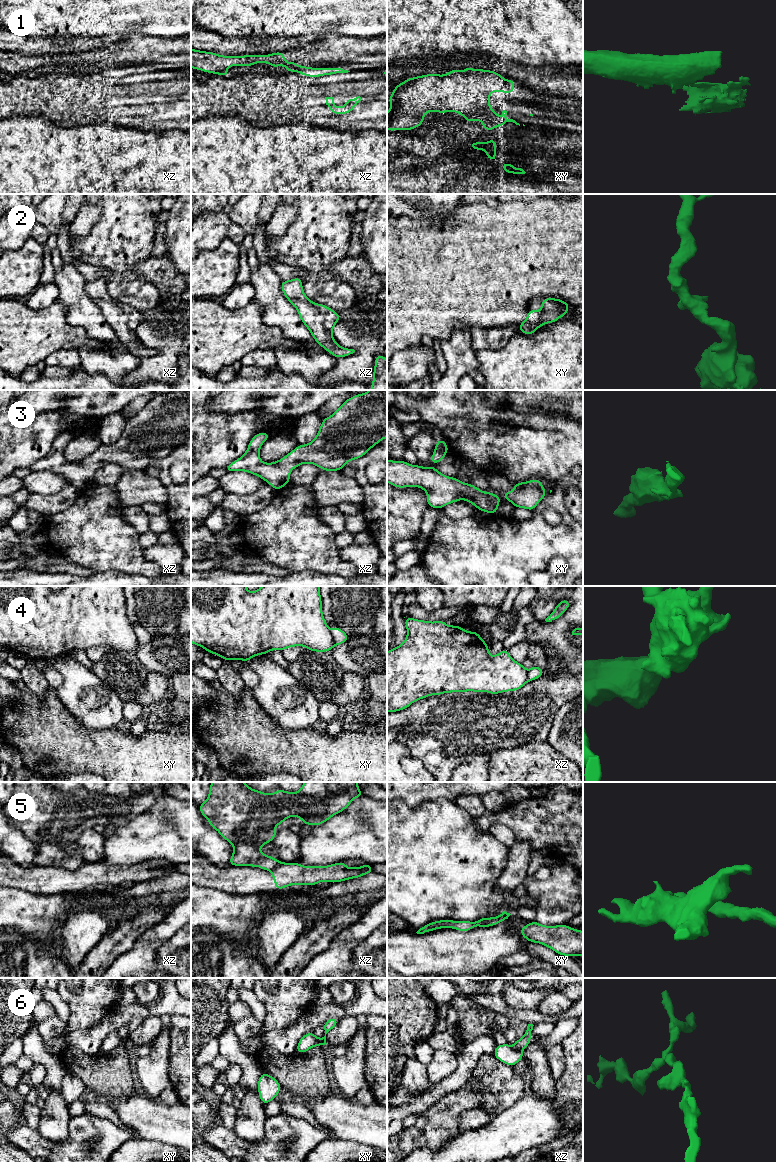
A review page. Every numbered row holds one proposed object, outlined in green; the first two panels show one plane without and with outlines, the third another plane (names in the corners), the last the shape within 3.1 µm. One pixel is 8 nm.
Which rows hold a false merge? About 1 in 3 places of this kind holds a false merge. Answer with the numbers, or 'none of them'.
1, 4, 5, 6

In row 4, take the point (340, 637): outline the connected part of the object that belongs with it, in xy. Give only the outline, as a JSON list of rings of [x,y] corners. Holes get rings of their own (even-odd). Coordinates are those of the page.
[[[336,626],[330,632],[334,638],[335,645],[341,645],[341,644],[345,643],[349,638],[349,635],[347,635],[338,626]]]

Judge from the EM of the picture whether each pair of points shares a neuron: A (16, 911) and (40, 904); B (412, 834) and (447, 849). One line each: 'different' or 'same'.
A: same
B: same

